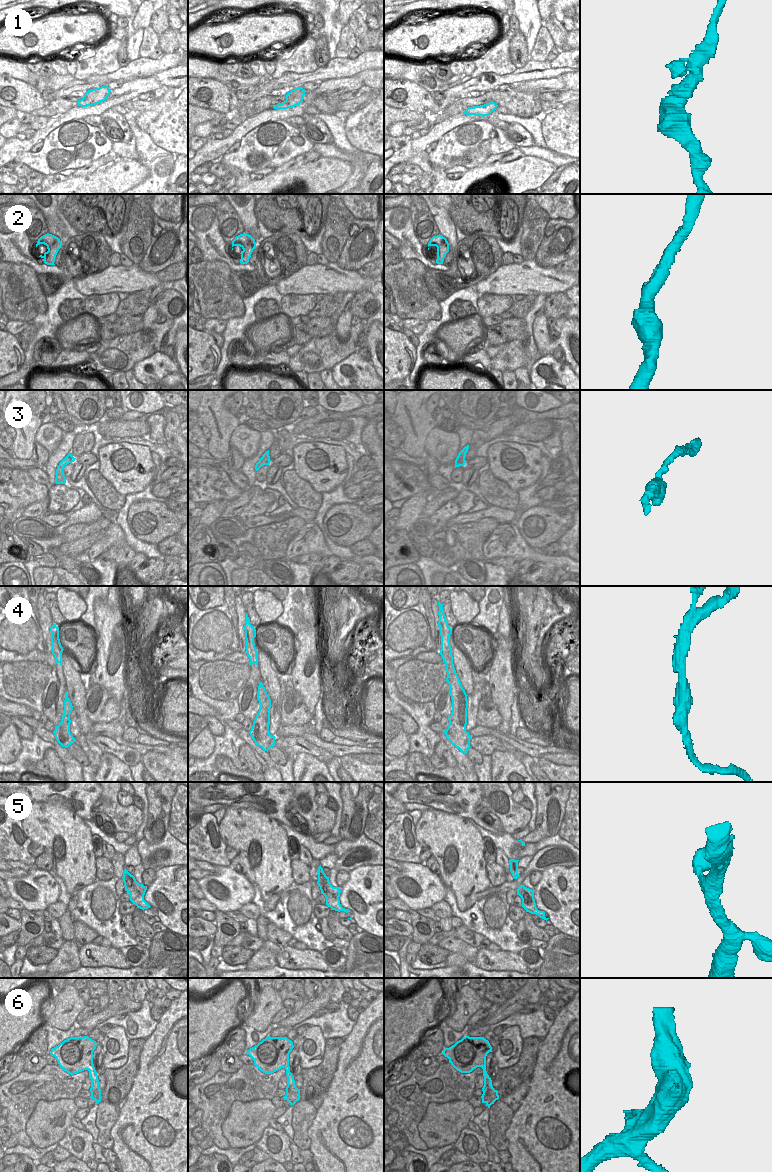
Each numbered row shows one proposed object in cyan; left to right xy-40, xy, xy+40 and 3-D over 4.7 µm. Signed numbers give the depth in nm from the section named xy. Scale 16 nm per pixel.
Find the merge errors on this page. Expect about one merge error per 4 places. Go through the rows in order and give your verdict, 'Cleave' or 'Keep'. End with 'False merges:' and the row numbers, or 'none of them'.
1: Keep
2: Keep
3: Keep
4: Cleave
5: Keep
6: Keep
False merges: 4

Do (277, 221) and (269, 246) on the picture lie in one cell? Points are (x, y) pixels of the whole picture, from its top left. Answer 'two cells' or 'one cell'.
two cells

